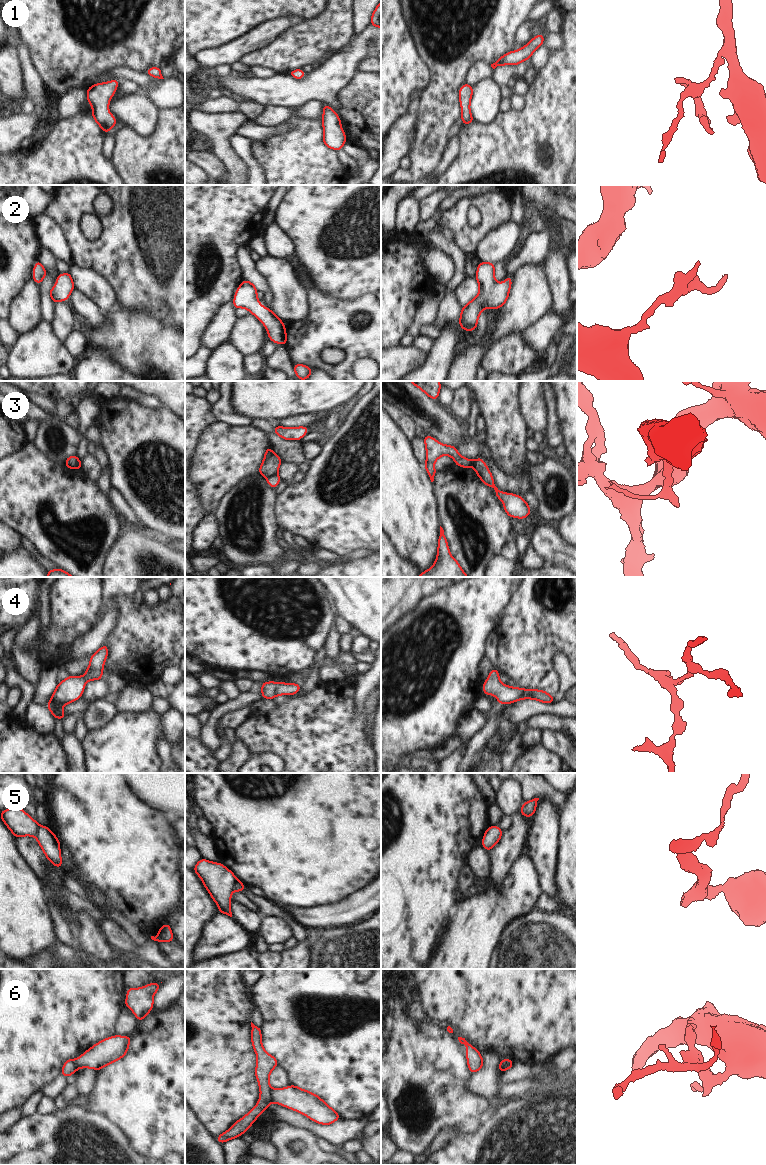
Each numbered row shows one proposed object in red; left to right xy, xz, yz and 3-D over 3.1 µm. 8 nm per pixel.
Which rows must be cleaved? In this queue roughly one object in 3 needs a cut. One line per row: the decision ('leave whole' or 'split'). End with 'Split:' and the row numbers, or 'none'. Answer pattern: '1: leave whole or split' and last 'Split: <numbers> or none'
1: leave whole
2: leave whole
3: split
4: leave whole
5: split
6: split
Split: 3, 5, 6

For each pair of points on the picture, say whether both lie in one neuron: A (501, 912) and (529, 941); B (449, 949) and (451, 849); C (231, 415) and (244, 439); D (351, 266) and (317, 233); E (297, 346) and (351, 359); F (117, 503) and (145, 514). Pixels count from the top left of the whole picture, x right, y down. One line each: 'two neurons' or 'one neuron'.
A: two neurons
B: two neurons
C: two neurons
D: one neuron
E: one neuron
F: two neurons

